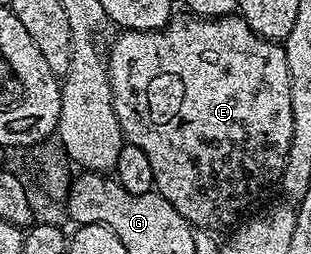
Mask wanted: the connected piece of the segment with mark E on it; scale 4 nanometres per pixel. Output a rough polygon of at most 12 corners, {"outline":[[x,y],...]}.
{"outline":[[240,16],[109,43],[122,137],[219,232],[281,179],[288,60]]}

